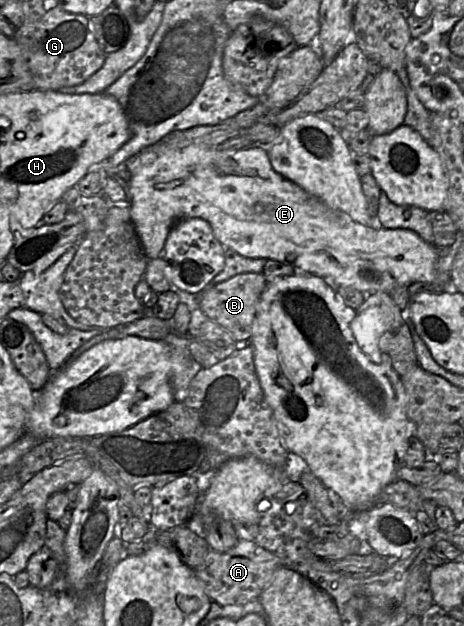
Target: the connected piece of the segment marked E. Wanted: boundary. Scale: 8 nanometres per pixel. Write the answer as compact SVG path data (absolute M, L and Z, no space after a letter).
M162 141L151 145L125 161L130 174L129 189L131 193L130 212L133 226L148 260L162 257L162 251L168 233L173 225L184 218L201 218L209 223L215 237L222 245L247 258L273 259L294 266L296 273L310 273L322 277L332 287L350 286L361 292L389 293L396 287L409 286L415 282L432 283L436 278L436 263L439 258L434 246L422 240L415 232L403 229L375 229L354 222L344 212L333 210L318 198L307 193L297 184L289 181L274 171L267 151L261 147L247 147L239 150L216 150L192 144L183 148L168 148Z

